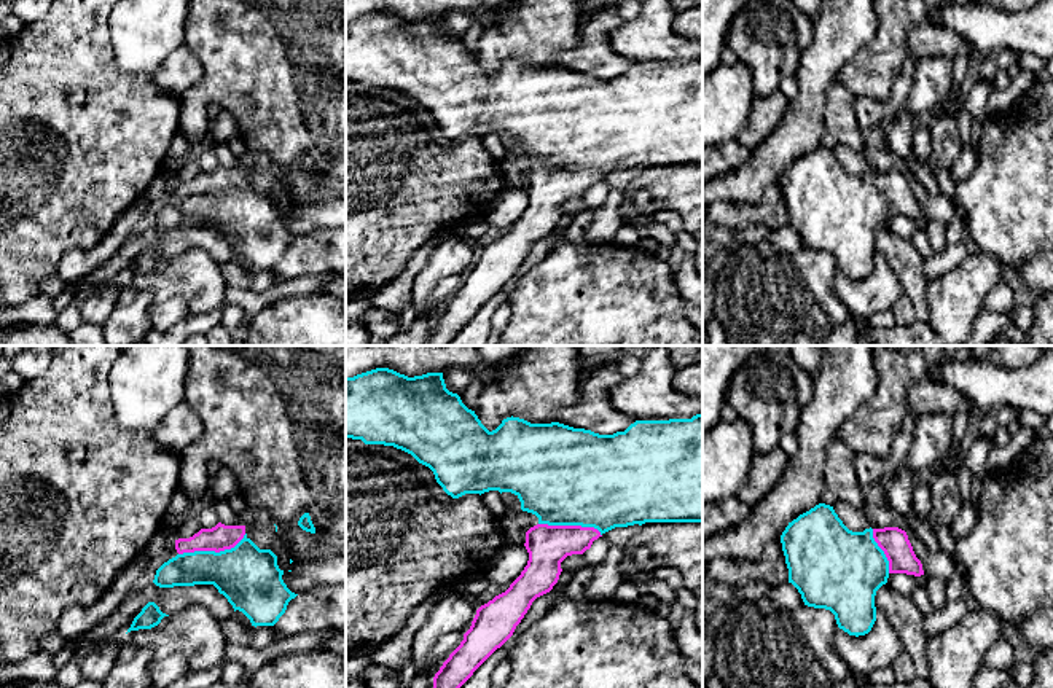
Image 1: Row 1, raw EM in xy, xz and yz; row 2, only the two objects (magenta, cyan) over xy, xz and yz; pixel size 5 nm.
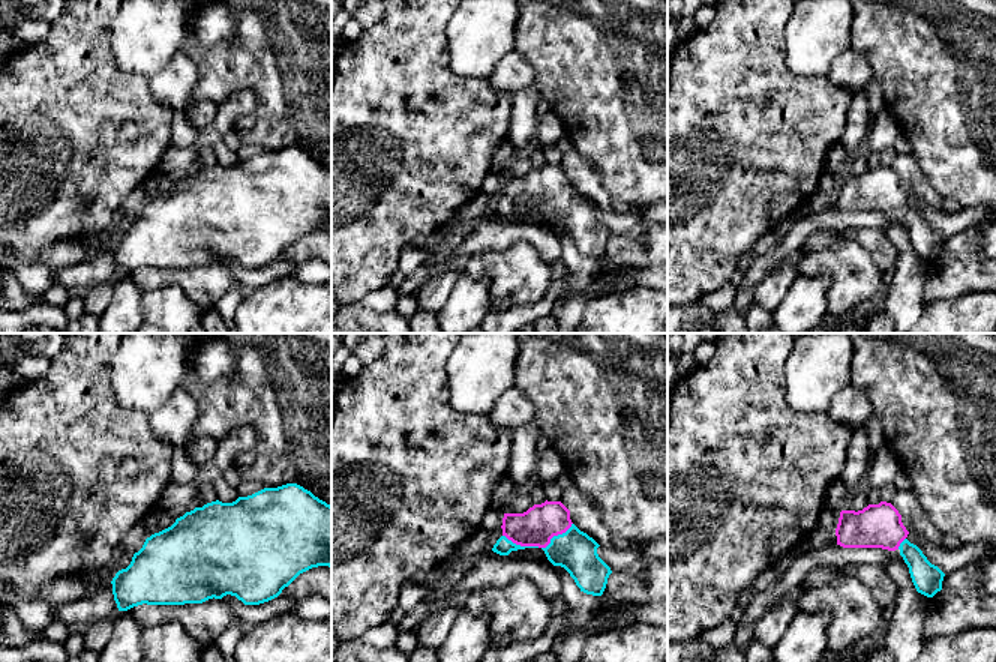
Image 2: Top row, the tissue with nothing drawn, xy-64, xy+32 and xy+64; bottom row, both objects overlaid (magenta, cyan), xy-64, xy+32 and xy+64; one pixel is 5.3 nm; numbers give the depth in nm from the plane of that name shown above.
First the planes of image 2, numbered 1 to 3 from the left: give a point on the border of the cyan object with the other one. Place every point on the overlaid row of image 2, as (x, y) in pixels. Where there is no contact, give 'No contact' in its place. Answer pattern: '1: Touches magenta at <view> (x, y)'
1: No contact
2: Touches magenta at xy+32 (521, 545)
3: Touches magenta at xy+64 (900, 542)

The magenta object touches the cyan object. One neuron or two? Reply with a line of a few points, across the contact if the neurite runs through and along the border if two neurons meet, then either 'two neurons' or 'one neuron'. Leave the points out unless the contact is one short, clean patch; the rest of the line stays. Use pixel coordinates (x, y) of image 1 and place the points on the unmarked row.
line xy (222, 180), (212, 193), (249, 220); one neuron

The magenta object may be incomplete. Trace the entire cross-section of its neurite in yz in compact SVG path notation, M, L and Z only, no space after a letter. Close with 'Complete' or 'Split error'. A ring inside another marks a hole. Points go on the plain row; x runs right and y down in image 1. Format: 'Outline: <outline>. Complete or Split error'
Outline: M819 147L781 178L792 226L804 248L835 258L840 272L865 279L876 264L875 239L891 217L924 218L905 174L849 174L833 150Z. Split error

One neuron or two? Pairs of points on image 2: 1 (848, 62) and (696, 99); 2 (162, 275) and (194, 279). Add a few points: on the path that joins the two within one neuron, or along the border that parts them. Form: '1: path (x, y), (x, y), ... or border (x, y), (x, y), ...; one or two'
1: border (827, 75), (834, 84), (854, 92); two
2: path (170, 276), (186, 278); one

